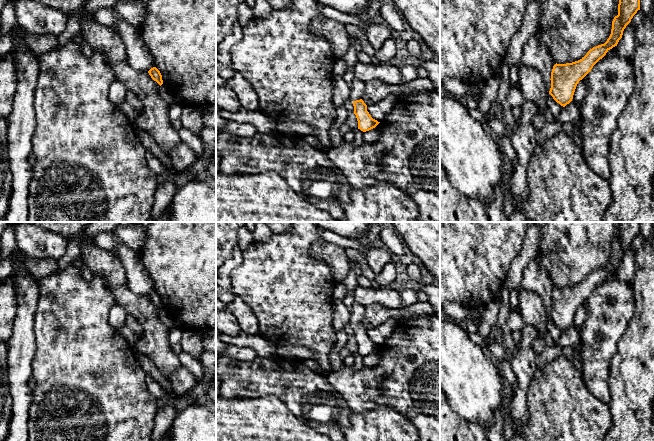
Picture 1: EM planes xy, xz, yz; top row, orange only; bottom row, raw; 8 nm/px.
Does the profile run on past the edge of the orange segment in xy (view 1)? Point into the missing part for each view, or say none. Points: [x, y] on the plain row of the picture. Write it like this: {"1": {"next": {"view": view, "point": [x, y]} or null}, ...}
{"1": {"next": null}}

